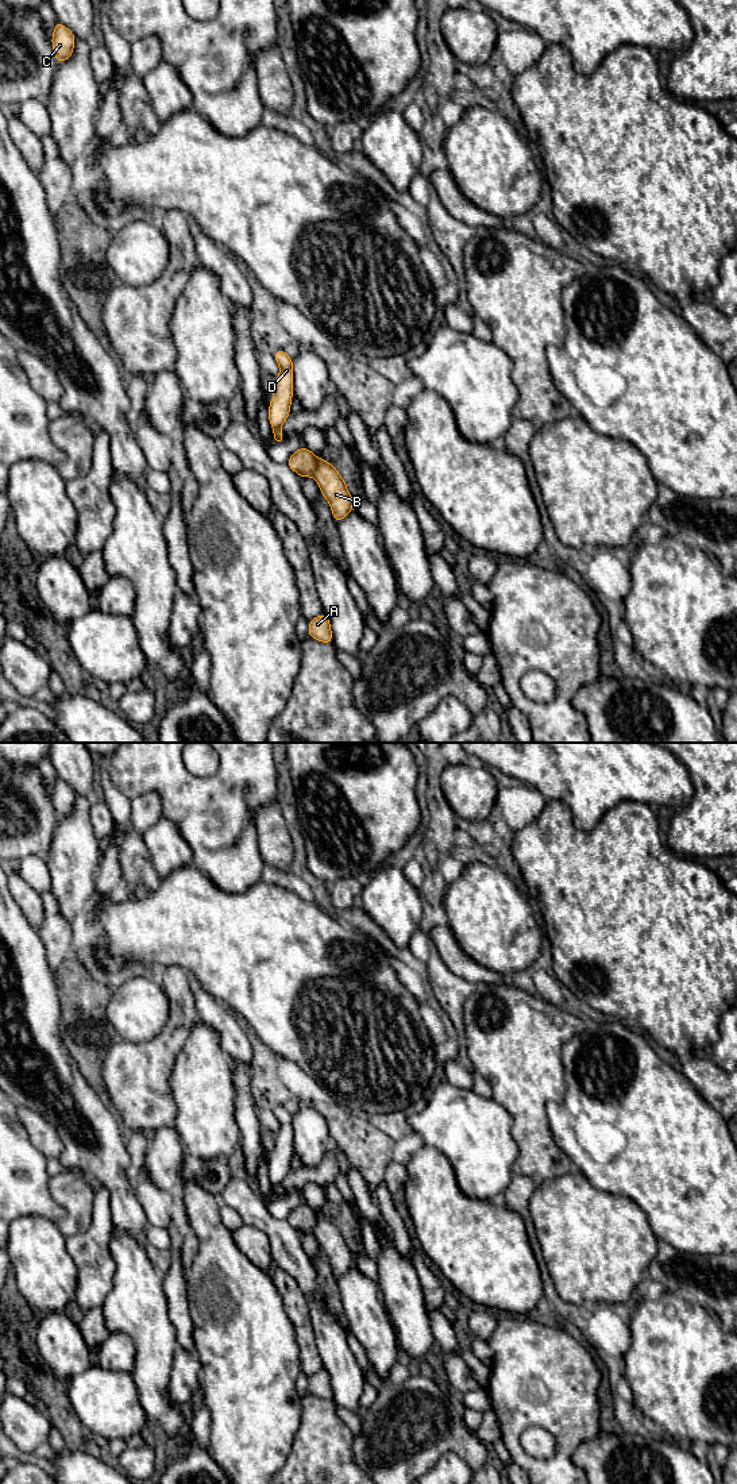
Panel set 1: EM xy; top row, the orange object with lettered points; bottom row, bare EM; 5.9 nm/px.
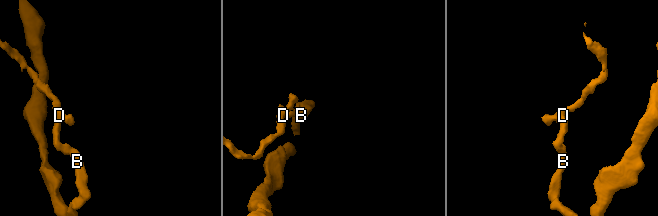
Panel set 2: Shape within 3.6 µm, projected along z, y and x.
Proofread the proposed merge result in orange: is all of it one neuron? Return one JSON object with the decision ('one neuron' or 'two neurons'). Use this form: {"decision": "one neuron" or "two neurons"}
{"decision": "two neurons"}

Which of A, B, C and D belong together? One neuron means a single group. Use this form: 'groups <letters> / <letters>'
groups A B / C D

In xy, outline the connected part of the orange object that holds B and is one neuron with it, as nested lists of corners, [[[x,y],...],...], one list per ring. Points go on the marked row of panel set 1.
[[[323,458],[317,460],[313,478],[332,509],[333,520],[339,523],[354,509],[354,498],[344,479],[340,473]]]

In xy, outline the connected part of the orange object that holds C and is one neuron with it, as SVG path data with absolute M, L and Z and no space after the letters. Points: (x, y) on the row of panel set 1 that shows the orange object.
M55 22L51 43L53 43L55 61L57 63L59 63L70 58L74 50L76 36L62 23Z

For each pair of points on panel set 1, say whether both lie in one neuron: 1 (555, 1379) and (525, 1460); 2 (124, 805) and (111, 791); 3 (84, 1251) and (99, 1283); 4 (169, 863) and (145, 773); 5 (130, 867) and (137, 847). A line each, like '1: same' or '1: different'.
1: same
2: same
3: same
4: different
5: same

